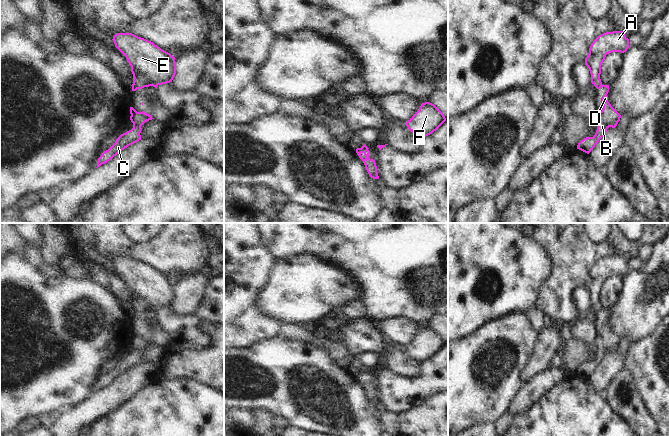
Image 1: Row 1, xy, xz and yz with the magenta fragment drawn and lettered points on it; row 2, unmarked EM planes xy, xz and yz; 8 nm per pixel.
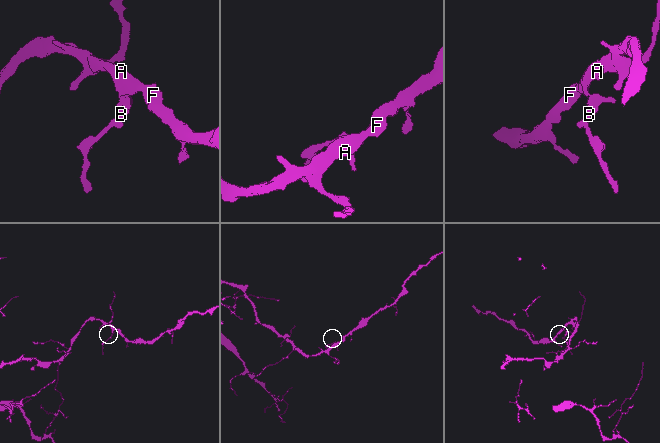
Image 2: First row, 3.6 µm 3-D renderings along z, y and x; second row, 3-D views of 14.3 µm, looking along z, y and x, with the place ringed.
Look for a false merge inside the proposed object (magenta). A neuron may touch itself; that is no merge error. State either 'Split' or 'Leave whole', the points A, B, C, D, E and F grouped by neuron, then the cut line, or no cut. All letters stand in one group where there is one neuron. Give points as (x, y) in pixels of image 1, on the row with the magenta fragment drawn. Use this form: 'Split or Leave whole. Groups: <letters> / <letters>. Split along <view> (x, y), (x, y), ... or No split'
Leave whole. Groups: A B C D E F. No split

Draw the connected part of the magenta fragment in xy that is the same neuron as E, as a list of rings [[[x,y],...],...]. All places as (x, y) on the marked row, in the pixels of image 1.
[[[117,33],[112,40],[131,66],[132,91],[172,82],[176,63],[170,53],[132,33]]]

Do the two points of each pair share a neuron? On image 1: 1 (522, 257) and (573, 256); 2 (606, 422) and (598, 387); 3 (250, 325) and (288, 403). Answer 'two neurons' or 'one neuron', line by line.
1: two neurons
2: two neurons
3: two neurons

